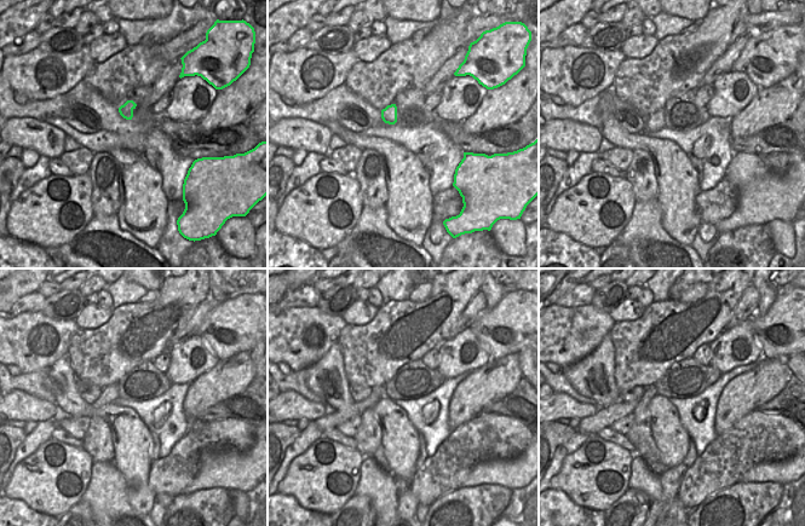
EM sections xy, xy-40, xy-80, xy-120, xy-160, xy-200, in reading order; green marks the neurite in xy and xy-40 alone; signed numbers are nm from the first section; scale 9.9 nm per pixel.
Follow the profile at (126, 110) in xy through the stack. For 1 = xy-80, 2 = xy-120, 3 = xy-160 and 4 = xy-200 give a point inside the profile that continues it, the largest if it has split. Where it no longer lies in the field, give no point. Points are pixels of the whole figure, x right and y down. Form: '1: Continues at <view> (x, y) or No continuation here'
1: Continues at xy-80 (653, 122)
2: Continues at xy-120 (109, 393)
3: Continues at xy-160 (332, 420)
4: Continues at xy-200 (604, 417)

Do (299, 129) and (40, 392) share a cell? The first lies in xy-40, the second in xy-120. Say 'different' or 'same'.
different

